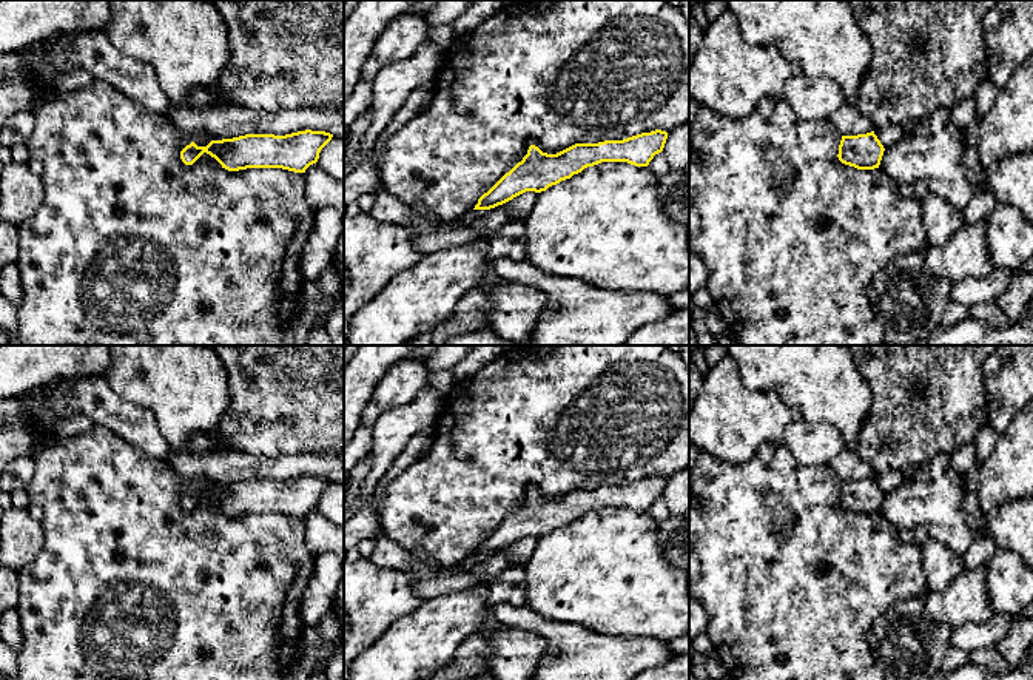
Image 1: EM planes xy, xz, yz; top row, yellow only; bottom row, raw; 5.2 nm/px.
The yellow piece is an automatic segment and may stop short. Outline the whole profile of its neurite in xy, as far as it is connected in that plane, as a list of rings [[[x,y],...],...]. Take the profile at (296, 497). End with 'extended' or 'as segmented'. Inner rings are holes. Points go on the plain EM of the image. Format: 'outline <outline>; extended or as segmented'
outline [[[298,476],[285,481],[245,480],[233,484],[211,486],[207,492],[194,487],[180,497],[185,510],[193,510],[204,498],[214,503],[222,513],[282,513],[294,518],[316,509],[321,495],[331,486],[325,476]]]; as segmented

